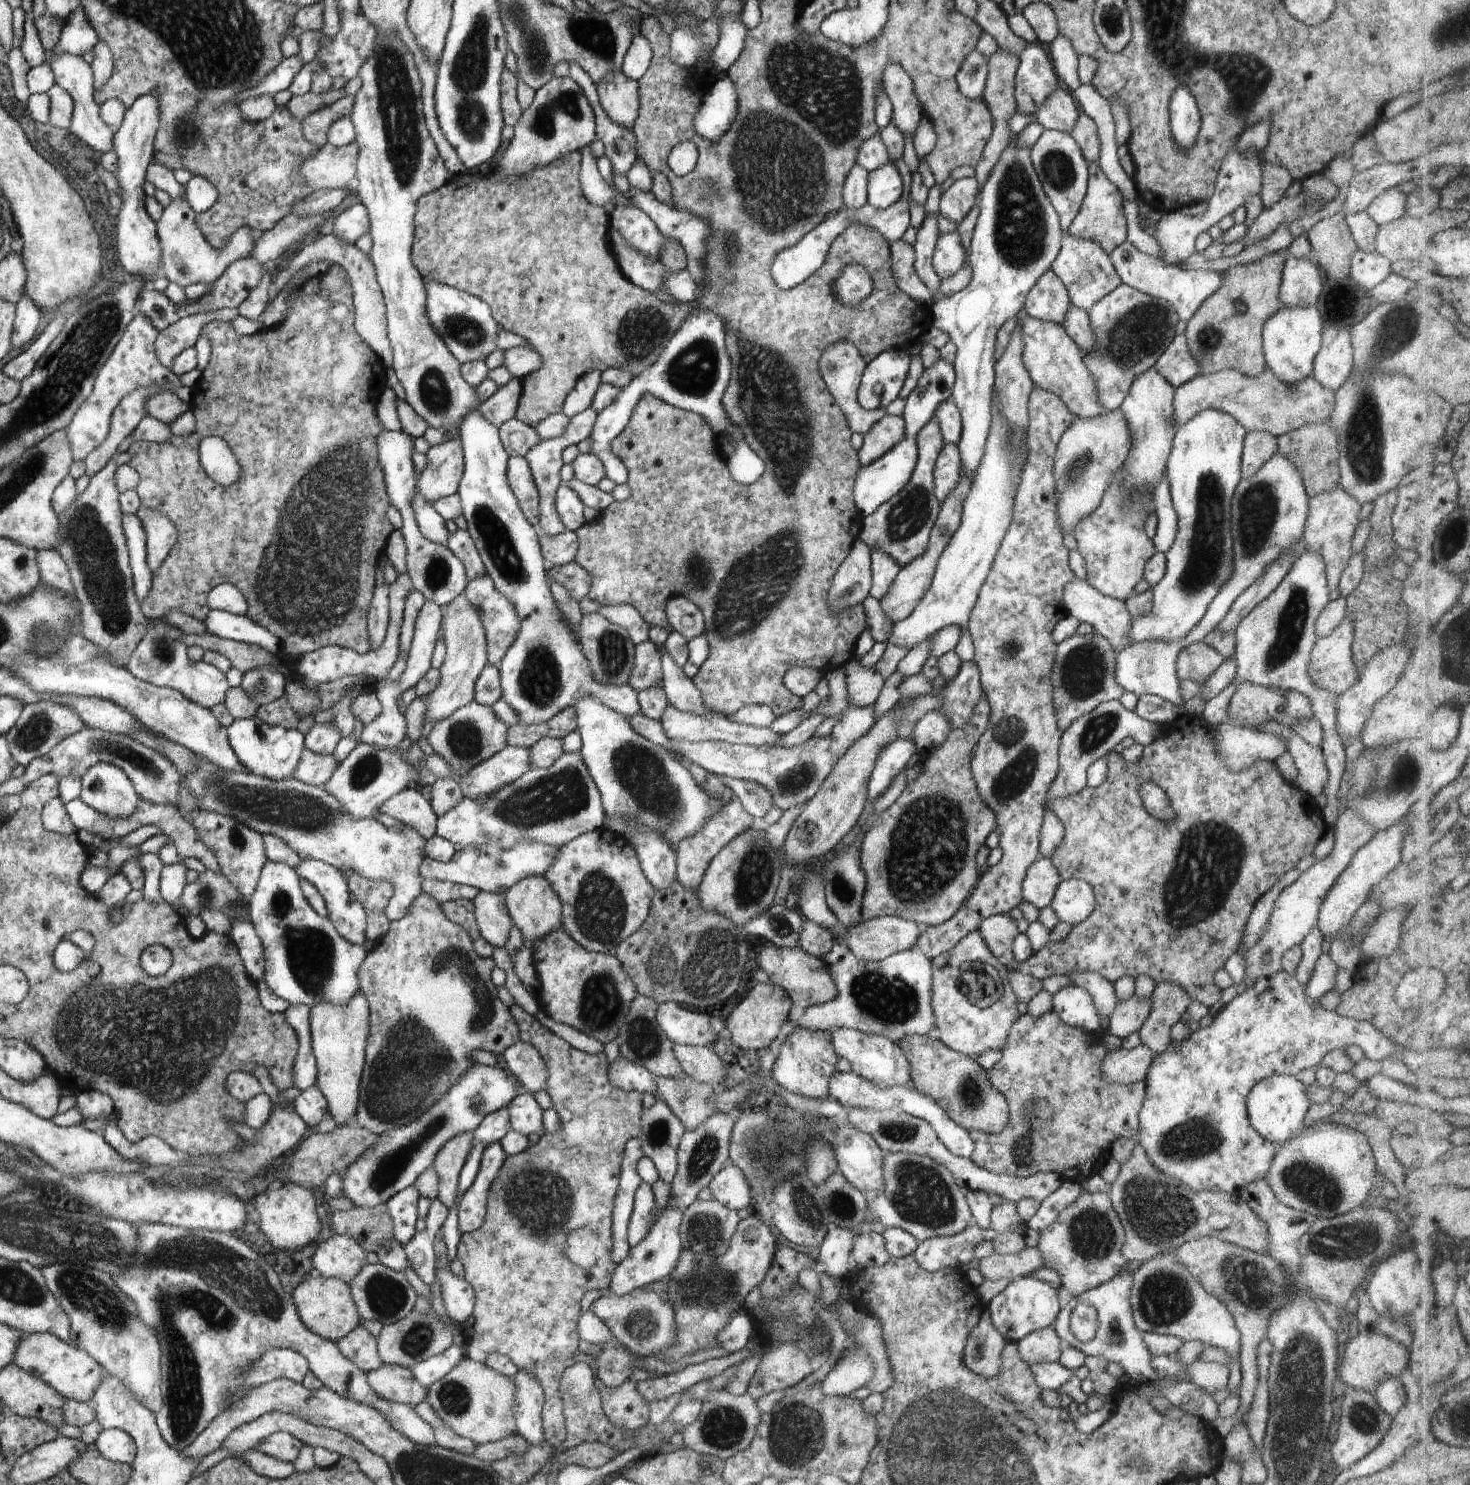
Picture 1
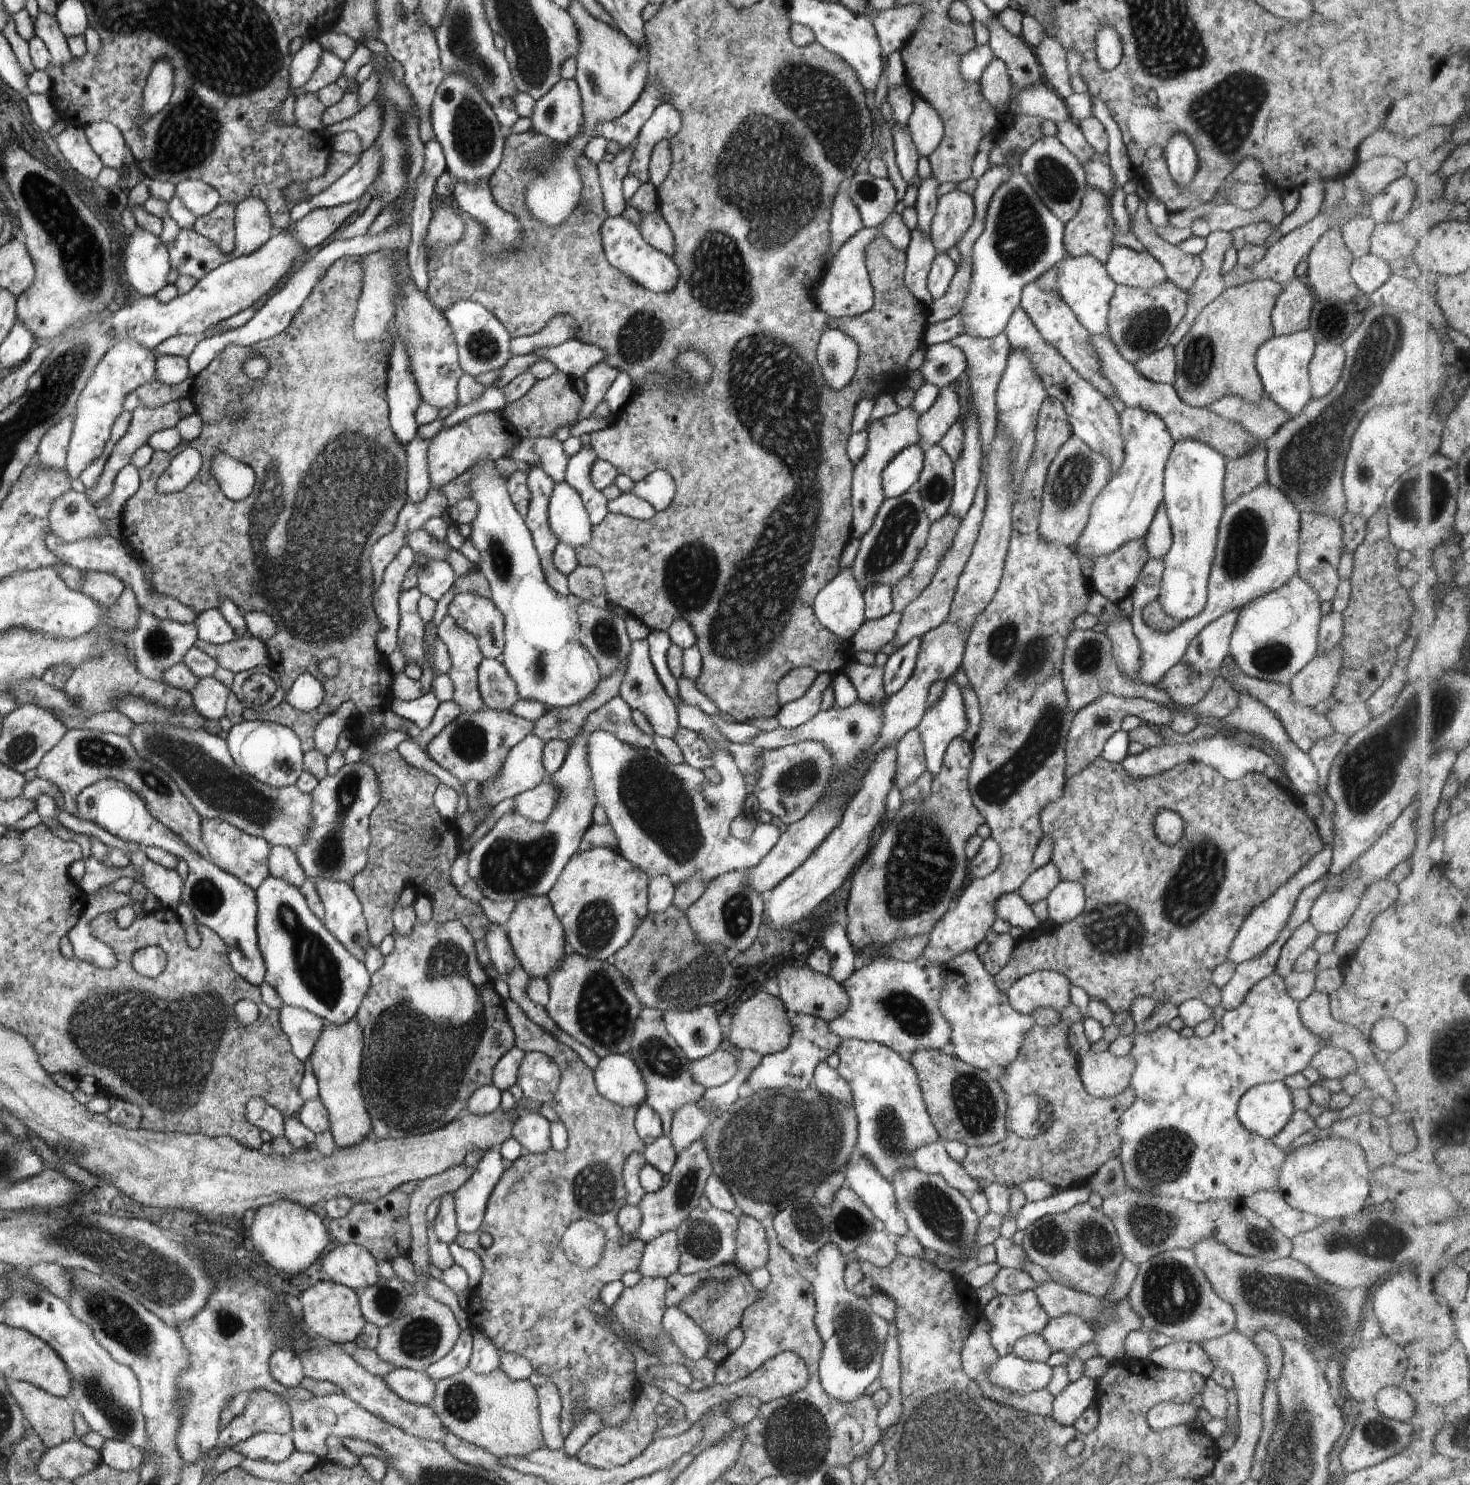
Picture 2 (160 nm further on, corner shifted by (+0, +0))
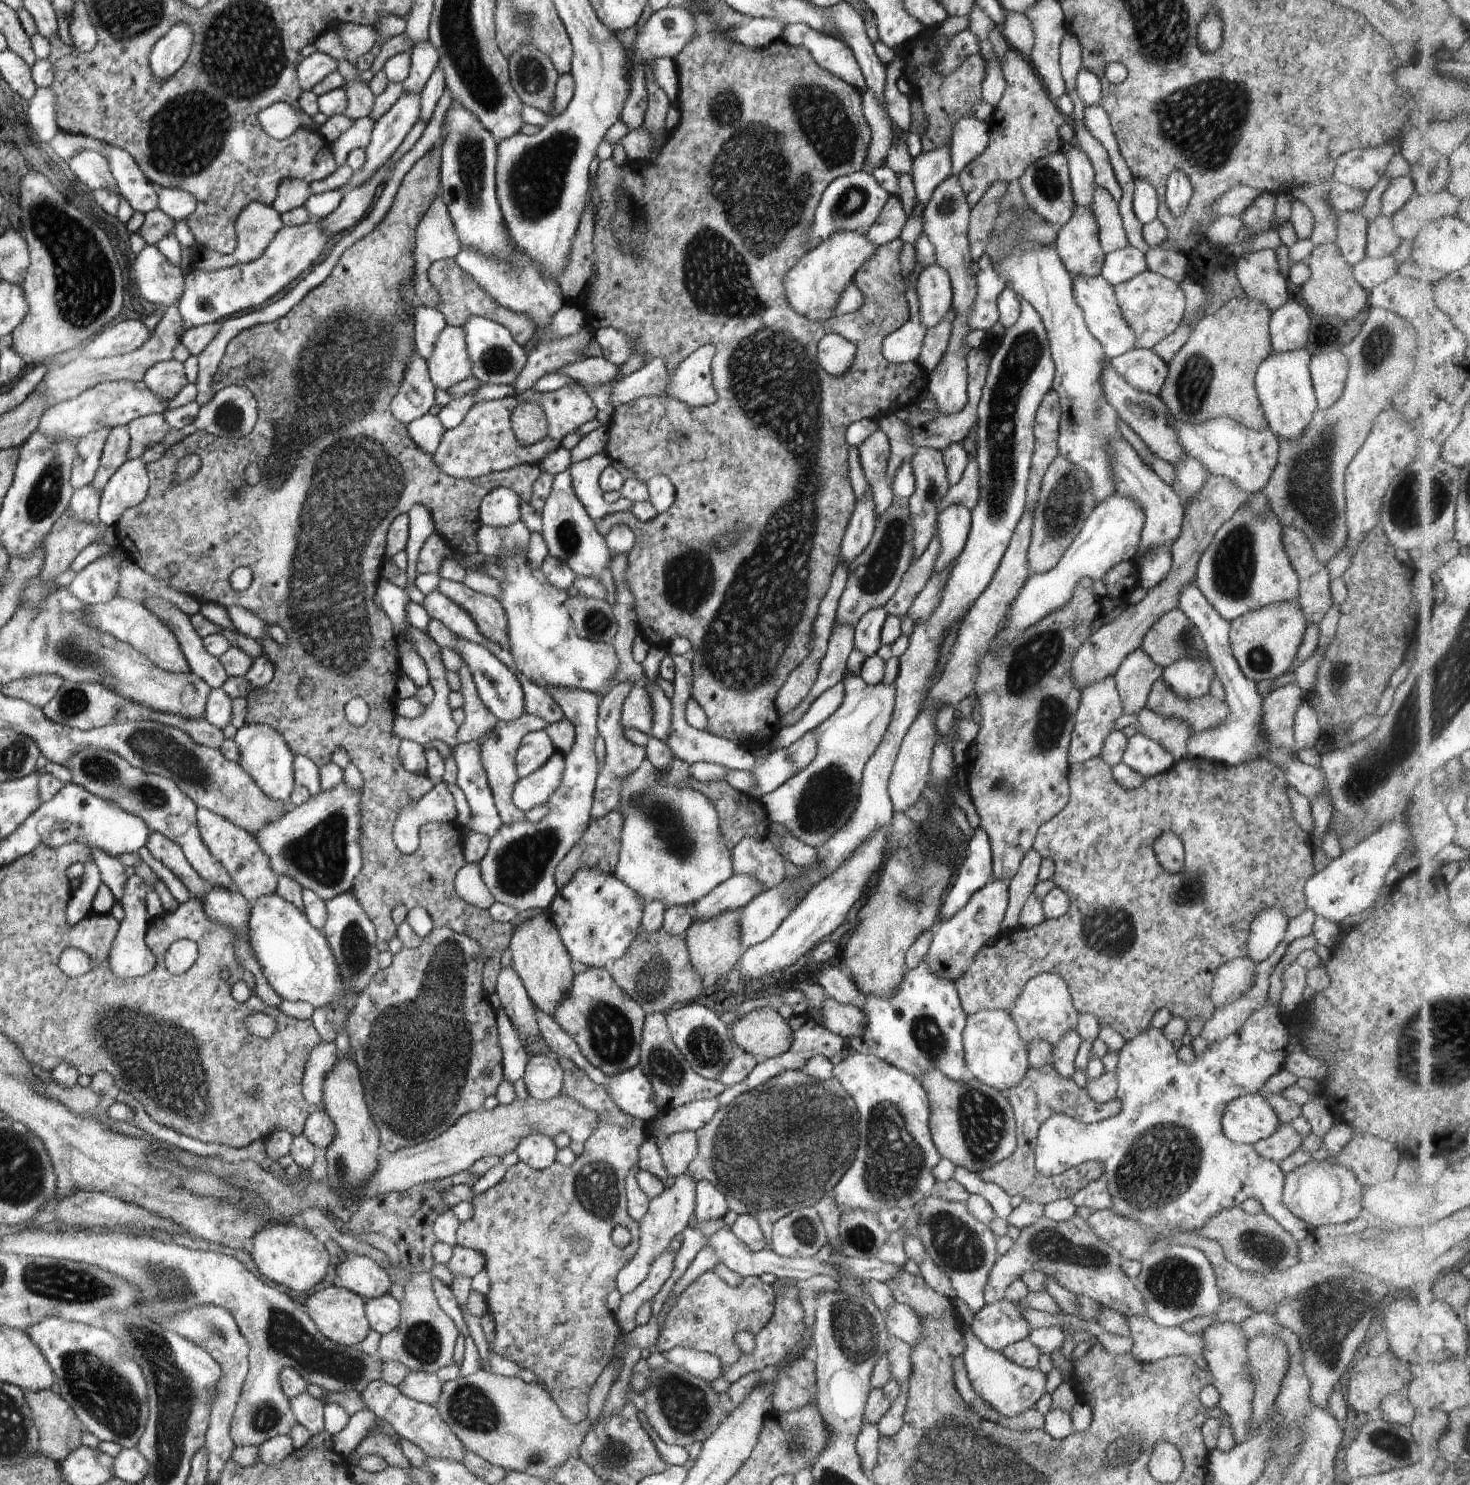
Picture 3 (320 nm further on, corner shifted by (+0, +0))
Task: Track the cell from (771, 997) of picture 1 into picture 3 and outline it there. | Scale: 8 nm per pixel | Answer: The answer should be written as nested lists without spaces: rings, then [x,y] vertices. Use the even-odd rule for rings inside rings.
[[[764,1008],[748,1013],[733,1023],[731,1038],[738,1044],[741,1052],[750,1053],[757,1059],[771,1059],[785,1053],[792,1044],[793,1030],[788,1026],[786,1017],[778,1010]]]

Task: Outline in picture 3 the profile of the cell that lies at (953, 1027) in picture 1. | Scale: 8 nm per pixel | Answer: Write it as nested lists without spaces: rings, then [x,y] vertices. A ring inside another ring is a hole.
[[[982,1009],[968,1015],[966,1020],[963,1045],[968,1074],[1000,1092],[1016,1087],[1029,1069],[1028,1051],[1025,1042],[1019,1037],[1010,1013],[1000,1009]]]

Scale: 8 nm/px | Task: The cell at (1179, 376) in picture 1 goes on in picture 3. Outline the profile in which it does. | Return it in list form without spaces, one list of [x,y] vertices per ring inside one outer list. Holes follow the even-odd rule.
[[[1132,349],[1112,359],[1114,370],[1139,391],[1158,395],[1168,374],[1168,365],[1152,349]]]

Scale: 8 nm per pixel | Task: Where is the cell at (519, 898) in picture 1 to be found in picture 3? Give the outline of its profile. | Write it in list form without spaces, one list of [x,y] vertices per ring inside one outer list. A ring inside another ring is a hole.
[[[543,911],[533,920],[519,924],[513,932],[509,946],[512,950],[511,967],[521,978],[532,1004],[554,1017],[559,1004],[571,989],[574,972],[568,951],[547,911]]]

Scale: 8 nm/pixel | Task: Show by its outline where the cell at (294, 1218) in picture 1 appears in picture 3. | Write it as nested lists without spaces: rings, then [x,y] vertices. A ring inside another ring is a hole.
[[[266,1224],[262,1230],[255,1232],[251,1240],[253,1249],[250,1250],[256,1268],[266,1278],[276,1284],[284,1284],[296,1292],[306,1292],[324,1280],[328,1272],[331,1257],[320,1240],[308,1228],[296,1224]]]

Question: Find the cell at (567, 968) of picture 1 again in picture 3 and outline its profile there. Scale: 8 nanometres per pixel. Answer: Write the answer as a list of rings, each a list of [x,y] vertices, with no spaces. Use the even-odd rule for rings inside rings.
[[[589,968],[573,976],[571,989],[559,1004],[554,1018],[560,1028],[577,1042],[580,1052],[607,1077],[611,1077],[639,1066],[645,1015],[642,1007],[613,982],[612,975],[605,968]]]

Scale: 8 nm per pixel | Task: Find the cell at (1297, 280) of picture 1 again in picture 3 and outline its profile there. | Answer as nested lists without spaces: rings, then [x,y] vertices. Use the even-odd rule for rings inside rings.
[[[1288,299],[1282,308],[1272,312],[1269,337],[1274,353],[1287,353],[1307,348],[1311,314],[1305,305]]]

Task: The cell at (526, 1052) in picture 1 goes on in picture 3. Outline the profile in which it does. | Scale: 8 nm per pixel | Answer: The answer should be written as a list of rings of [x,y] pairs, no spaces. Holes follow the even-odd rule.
[[[534,1054],[528,1059],[523,1076],[530,1097],[547,1101],[562,1092],[563,1068],[548,1054]]]

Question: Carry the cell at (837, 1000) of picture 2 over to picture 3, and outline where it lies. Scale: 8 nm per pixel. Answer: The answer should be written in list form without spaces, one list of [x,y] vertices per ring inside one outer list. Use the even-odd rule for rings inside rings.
[[[825,996],[822,1014],[826,1028],[843,1039],[851,1039],[866,1030],[867,1018],[862,1009],[855,1005],[842,1005],[832,997]]]

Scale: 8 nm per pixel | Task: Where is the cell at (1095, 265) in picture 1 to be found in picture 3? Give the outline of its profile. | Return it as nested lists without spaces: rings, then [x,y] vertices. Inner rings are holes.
[[[1101,274],[1088,279],[1083,275],[1077,275],[1073,278],[1073,291],[1076,302],[1083,310],[1088,330],[1102,345],[1108,359],[1112,360],[1114,357],[1137,348],[1135,332],[1126,322],[1117,305],[1114,287]]]

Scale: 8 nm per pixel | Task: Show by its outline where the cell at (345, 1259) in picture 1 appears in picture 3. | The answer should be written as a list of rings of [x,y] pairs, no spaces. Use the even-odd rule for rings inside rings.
[[[347,1254],[336,1266],[338,1284],[366,1301],[390,1294],[392,1281],[376,1261],[366,1255]]]

